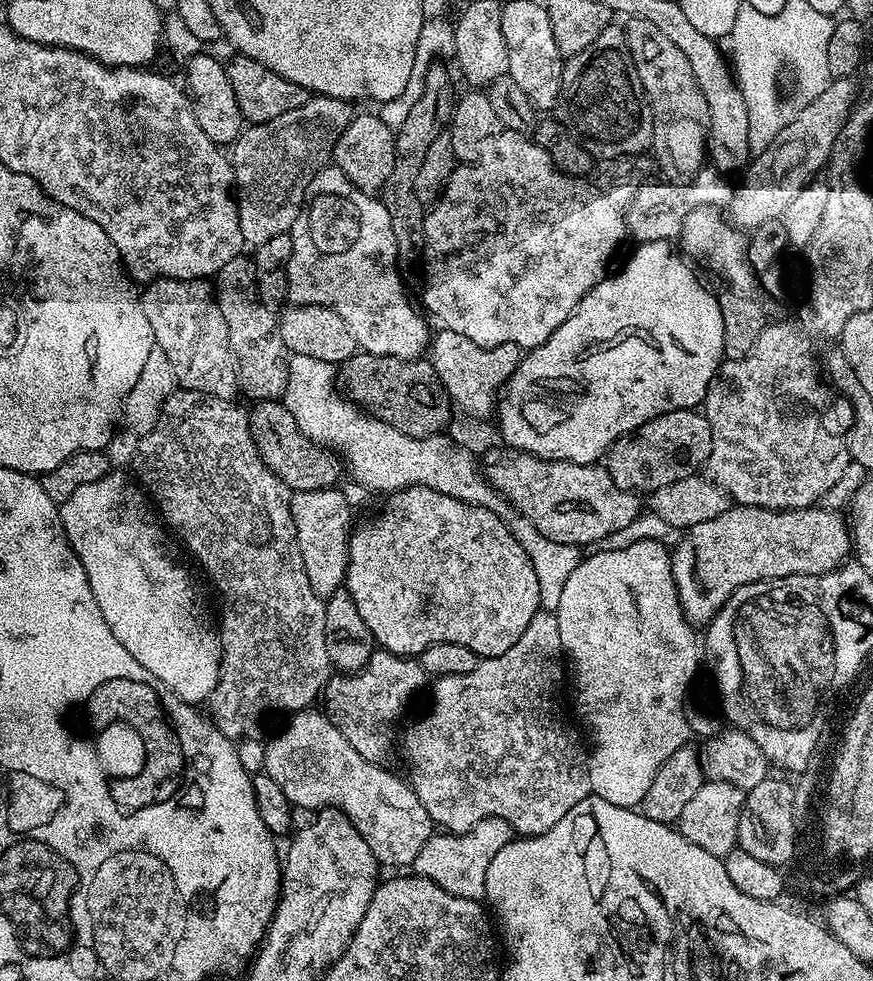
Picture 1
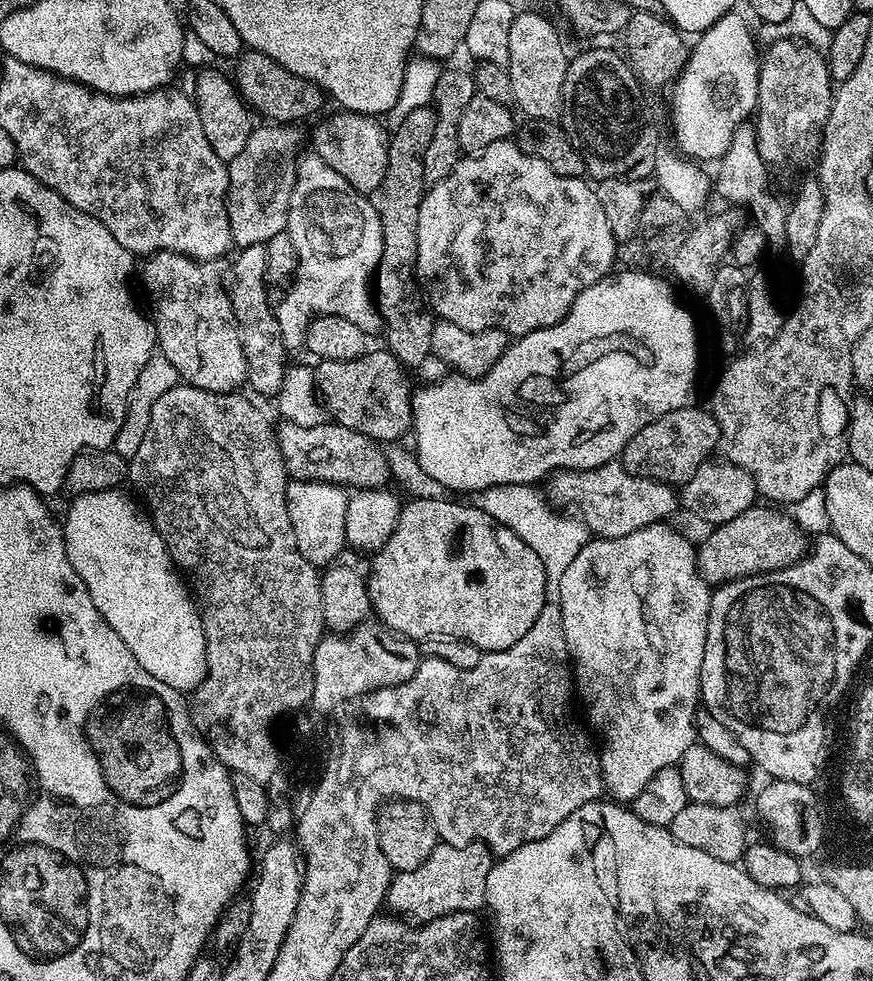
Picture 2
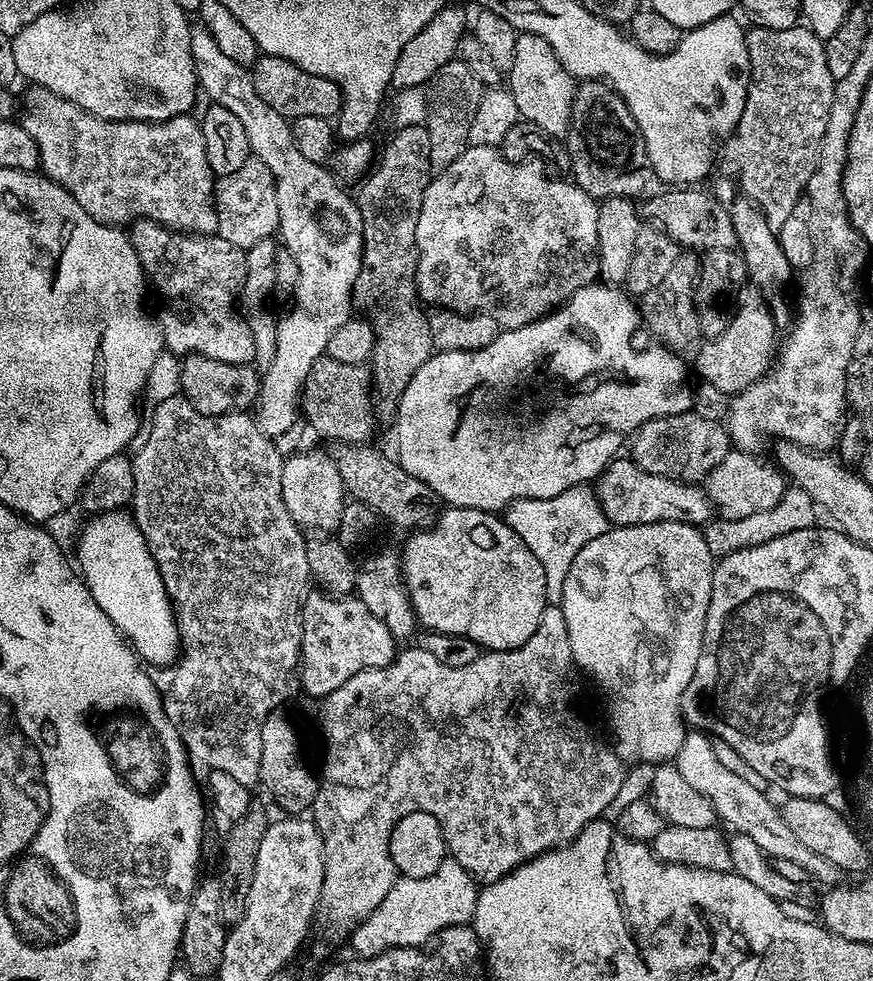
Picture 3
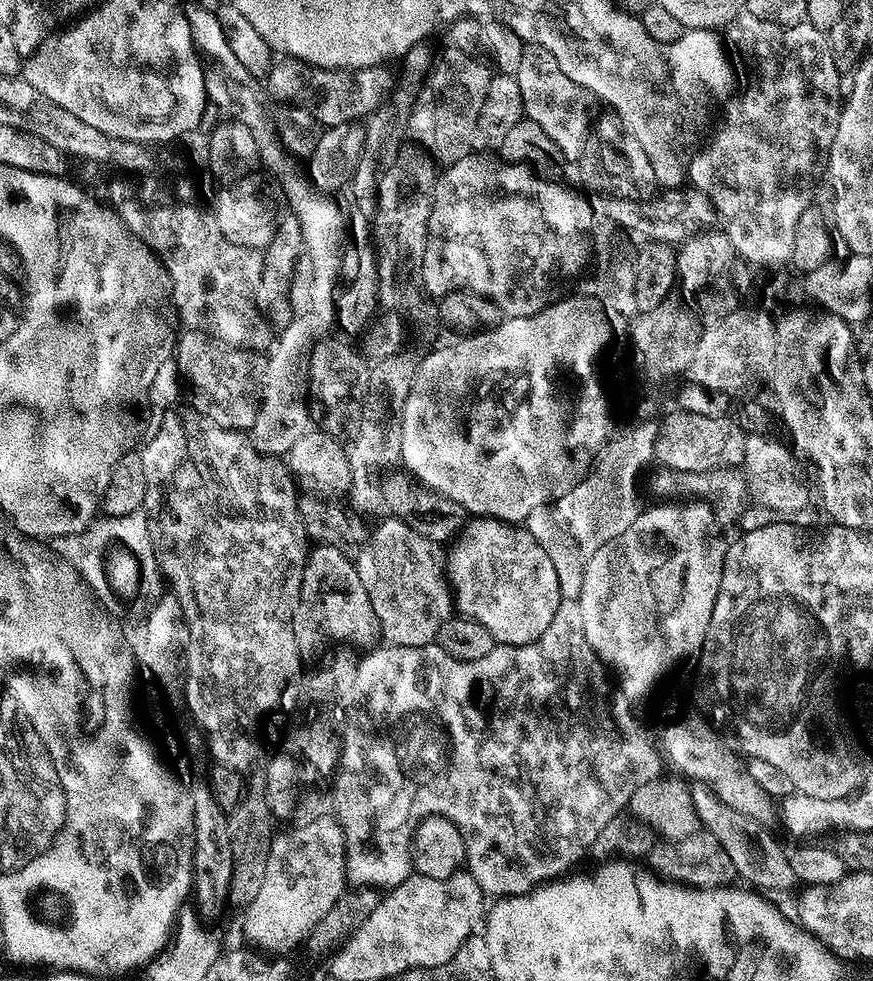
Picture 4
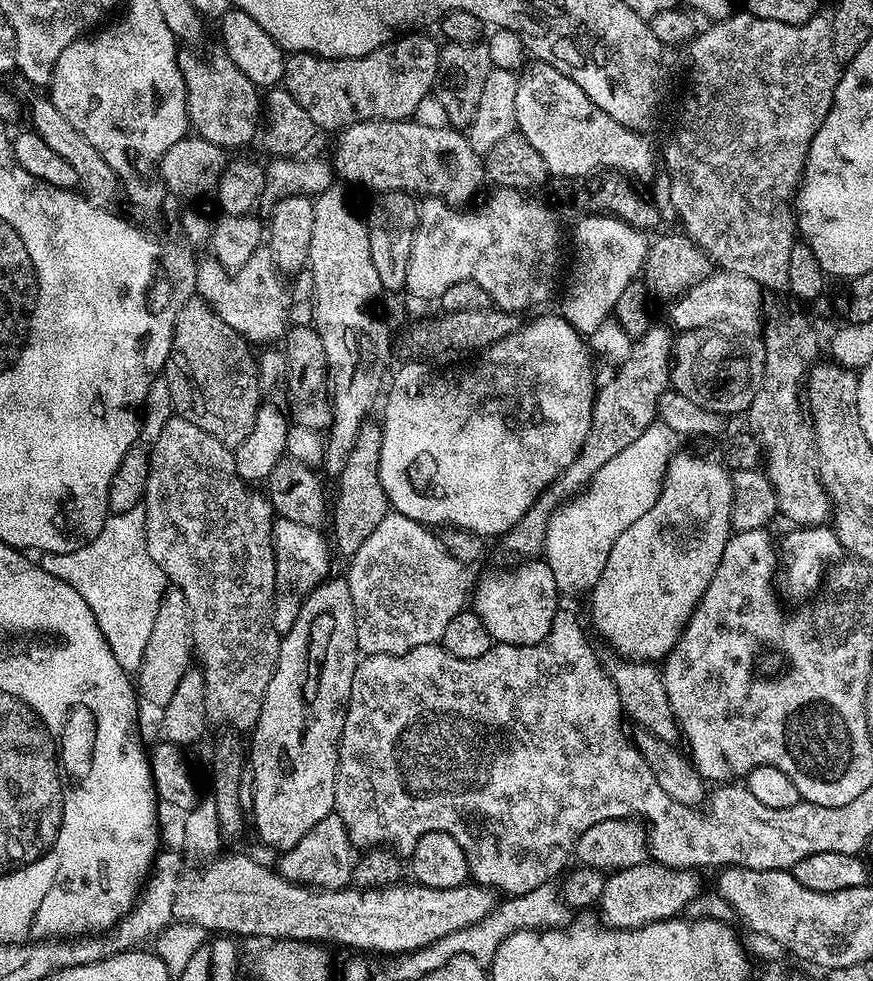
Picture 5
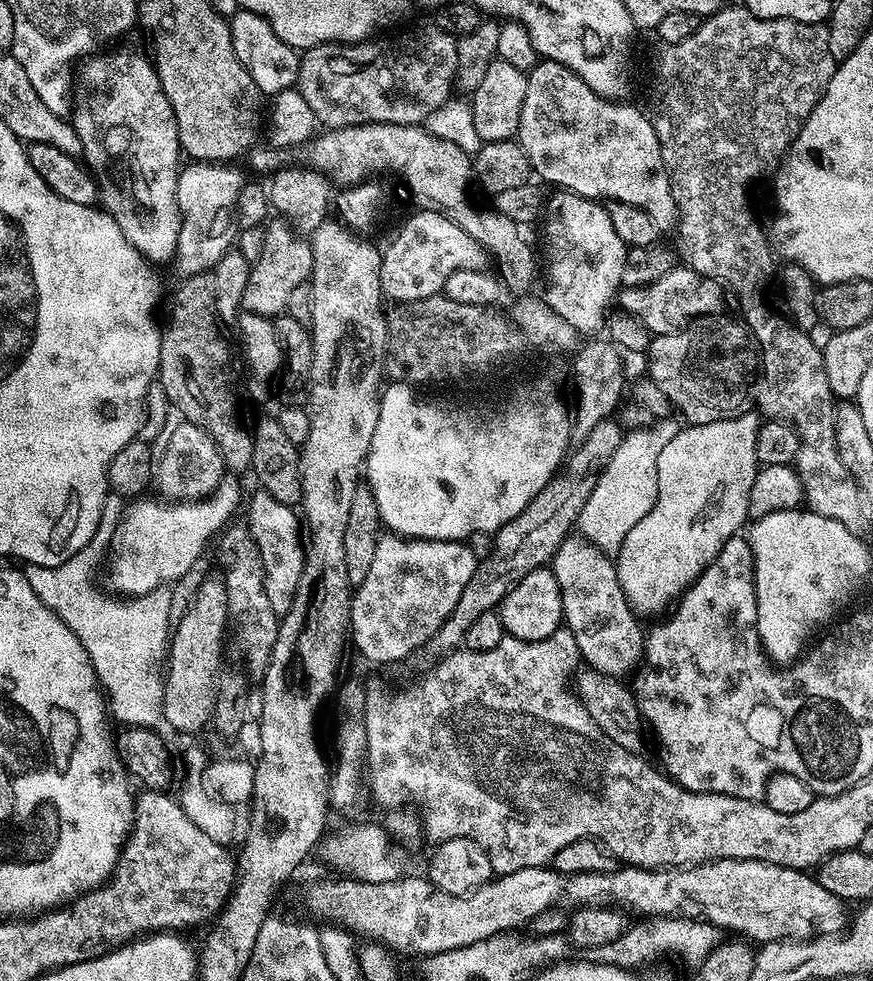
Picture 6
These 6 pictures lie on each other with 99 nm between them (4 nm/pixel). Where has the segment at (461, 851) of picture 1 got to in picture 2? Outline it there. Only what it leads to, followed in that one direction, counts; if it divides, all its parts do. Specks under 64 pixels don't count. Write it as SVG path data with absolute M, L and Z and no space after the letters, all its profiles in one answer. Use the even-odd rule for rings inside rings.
M443 842L437 843L436 848L414 870L396 872L395 876L399 880L438 880L438 884L458 884L458 890L448 890L448 886L442 886L444 892L434 894L424 894L424 906L394 906L393 913L404 910L404 915L412 914L412 922L423 922L433 920L439 916L445 916L451 912L476 912L485 907L484 895L486 894L486 874L490 874L494 863L494 857L490 849L484 844L467 844L466 846L450 846Z

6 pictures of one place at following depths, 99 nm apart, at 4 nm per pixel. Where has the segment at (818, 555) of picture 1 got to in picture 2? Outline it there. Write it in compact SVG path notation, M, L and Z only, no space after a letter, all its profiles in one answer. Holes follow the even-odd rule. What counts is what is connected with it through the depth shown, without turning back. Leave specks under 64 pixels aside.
M754 506L738 514L738 518L730 518L730 522L715 525L710 538L699 545L696 564L700 567L701 576L710 586L740 580L744 576L757 576L759 572L777 572L796 564L809 551L809 533L799 528L787 511L776 506L760 507Z

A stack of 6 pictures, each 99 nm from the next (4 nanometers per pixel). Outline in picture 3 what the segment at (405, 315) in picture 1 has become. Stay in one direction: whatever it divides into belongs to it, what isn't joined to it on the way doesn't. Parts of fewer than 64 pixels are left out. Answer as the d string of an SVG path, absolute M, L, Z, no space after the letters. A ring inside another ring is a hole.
M203 26L192 28L190 38L190 50L194 58L194 70L196 71L196 83L199 91L204 92L209 97L211 103L226 106L230 114L238 117L238 122L246 126L246 138L250 138L252 156L255 159L266 162L270 174L274 174L276 179L276 197L278 198L278 214L280 215L280 226L278 229L279 239L284 239L283 247L291 251L298 262L298 286L294 293L296 299L296 309L288 312L285 316L279 317L276 325L278 342L274 350L272 363L267 365L260 381L260 394L258 397L258 423L260 428L267 436L281 438L296 424L298 420L298 409L300 406L300 394L302 391L302 364L311 362L317 356L325 355L328 347L330 334L338 326L345 324L353 315L354 296L350 291L350 280L344 277L344 271L348 268L348 256L359 258L364 255L364 219L360 216L360 206L355 199L352 200L340 189L341 181L323 163L316 163L308 158L304 158L299 153L298 146L292 141L290 135L289 121L285 120L278 110L266 106L262 98L254 90L251 71L223 53L218 47L218 42L214 42L212 35Z

